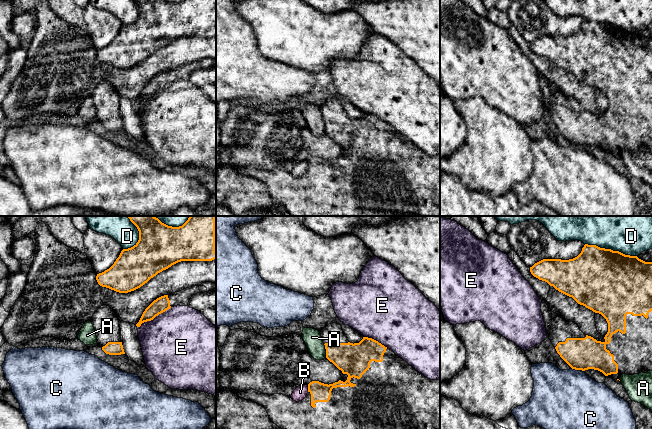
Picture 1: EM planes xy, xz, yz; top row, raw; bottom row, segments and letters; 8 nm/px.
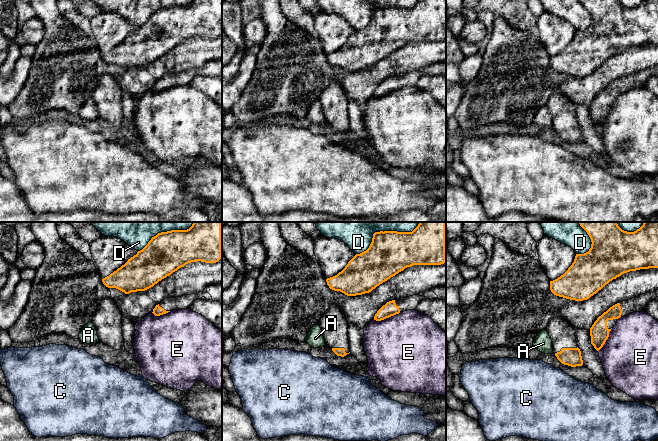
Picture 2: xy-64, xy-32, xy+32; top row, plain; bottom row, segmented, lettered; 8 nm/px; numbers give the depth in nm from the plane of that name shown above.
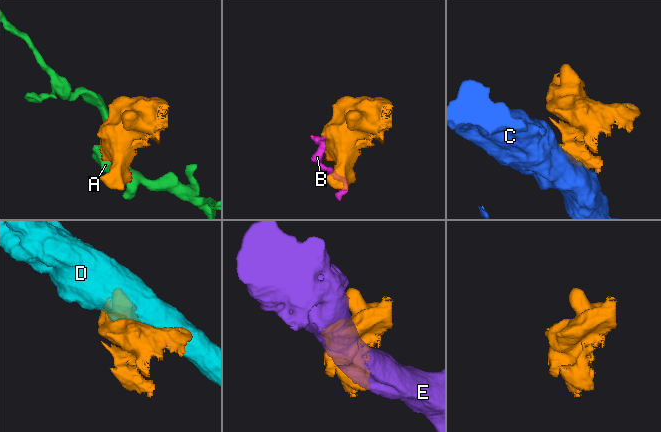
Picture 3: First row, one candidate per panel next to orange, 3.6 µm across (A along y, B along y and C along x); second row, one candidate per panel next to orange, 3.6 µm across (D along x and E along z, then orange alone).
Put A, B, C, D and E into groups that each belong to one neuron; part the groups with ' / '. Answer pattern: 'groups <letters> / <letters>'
groups A B / C / D / E

